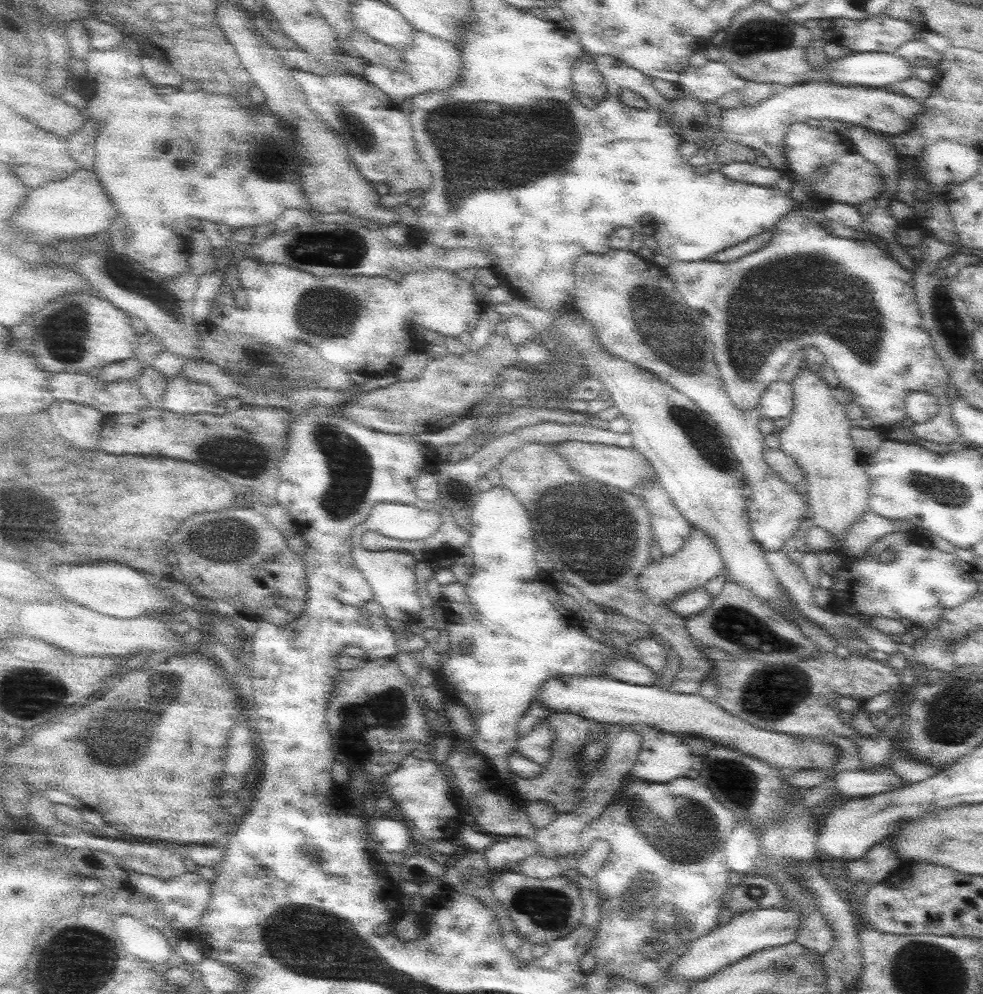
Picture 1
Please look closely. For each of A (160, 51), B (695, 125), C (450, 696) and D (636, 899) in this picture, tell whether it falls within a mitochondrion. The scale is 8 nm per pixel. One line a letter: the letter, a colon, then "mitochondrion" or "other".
A: other
B: other
C: other
D: mitochondrion

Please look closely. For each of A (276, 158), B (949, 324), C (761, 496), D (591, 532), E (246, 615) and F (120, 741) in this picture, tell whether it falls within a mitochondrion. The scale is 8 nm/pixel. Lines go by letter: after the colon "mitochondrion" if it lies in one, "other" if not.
A: mitochondrion
B: mitochondrion
C: other
D: mitochondrion
E: other
F: mitochondrion

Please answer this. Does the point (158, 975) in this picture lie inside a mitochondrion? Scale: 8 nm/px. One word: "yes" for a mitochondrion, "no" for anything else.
no

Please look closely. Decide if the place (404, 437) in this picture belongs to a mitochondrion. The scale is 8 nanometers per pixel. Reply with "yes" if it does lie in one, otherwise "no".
no

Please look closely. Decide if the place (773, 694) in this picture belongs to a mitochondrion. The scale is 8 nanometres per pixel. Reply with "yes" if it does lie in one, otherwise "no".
yes

